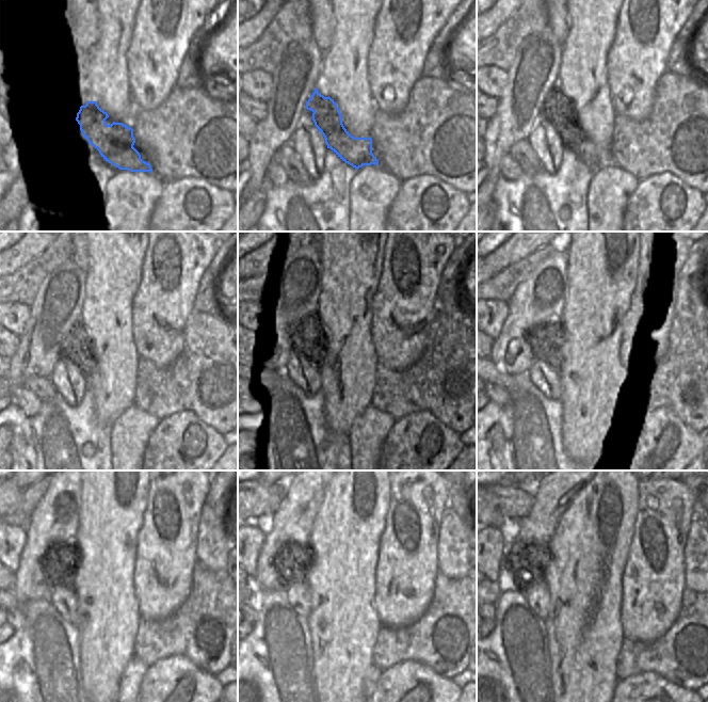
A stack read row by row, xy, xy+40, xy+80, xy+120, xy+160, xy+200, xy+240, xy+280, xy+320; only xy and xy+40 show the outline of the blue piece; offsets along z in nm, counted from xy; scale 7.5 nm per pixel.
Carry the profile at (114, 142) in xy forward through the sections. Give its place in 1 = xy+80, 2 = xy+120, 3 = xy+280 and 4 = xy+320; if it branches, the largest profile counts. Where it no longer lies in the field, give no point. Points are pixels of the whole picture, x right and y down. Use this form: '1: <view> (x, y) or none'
1: xy+80 (564, 120)
2: xy+120 (77, 347)
3: xy+280 (296, 572)
4: xy+320 (541, 558)

